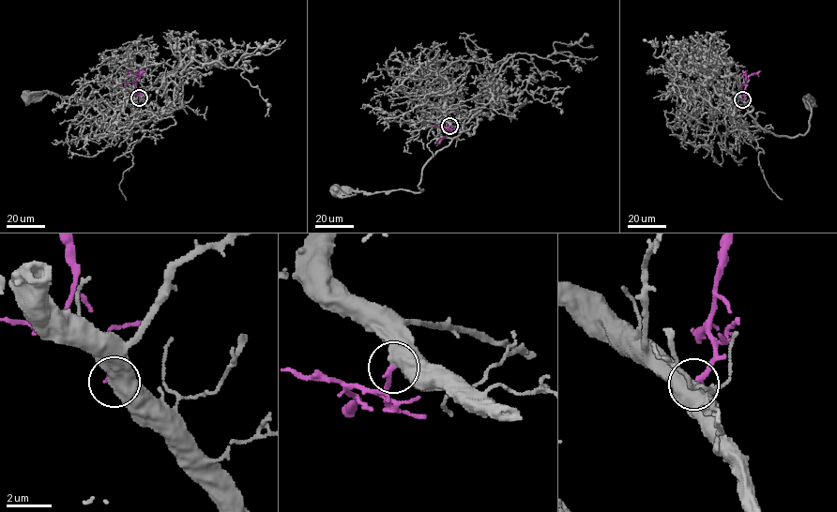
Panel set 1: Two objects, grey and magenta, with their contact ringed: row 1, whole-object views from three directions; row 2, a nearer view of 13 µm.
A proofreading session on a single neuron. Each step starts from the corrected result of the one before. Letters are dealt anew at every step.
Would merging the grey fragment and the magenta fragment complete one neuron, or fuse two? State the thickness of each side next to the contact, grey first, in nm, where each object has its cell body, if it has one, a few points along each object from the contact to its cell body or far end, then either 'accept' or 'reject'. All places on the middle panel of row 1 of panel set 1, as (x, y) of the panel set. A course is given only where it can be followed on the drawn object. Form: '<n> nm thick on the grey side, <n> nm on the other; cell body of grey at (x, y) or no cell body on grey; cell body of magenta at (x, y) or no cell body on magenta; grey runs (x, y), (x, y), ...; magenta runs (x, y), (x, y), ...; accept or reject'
700 nm thick on the grey side, 240 nm on the other; cell body of grey at (335, 190); no cell body on magenta; grey runs (449, 126), (461, 132), (426, 163), (418, 187), (423, 190), (365, 193), (334, 188); magenta runs (449, 126), (445, 129), (448, 133), (436, 145); accept

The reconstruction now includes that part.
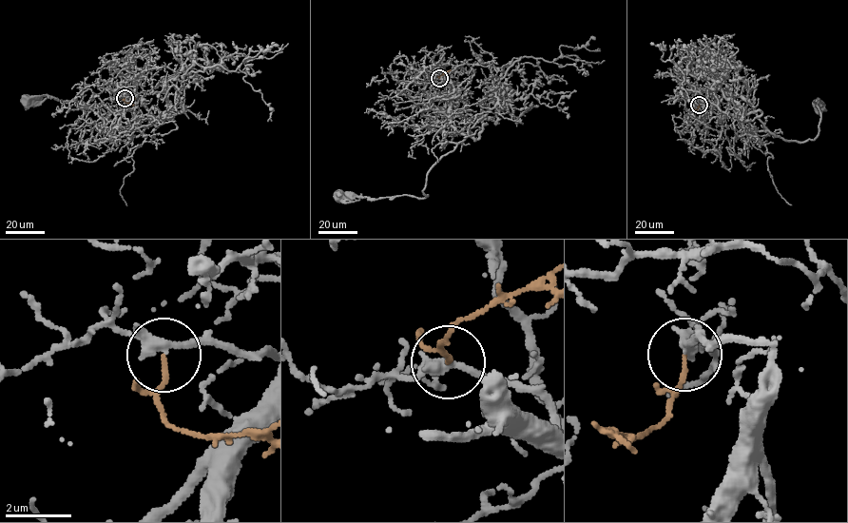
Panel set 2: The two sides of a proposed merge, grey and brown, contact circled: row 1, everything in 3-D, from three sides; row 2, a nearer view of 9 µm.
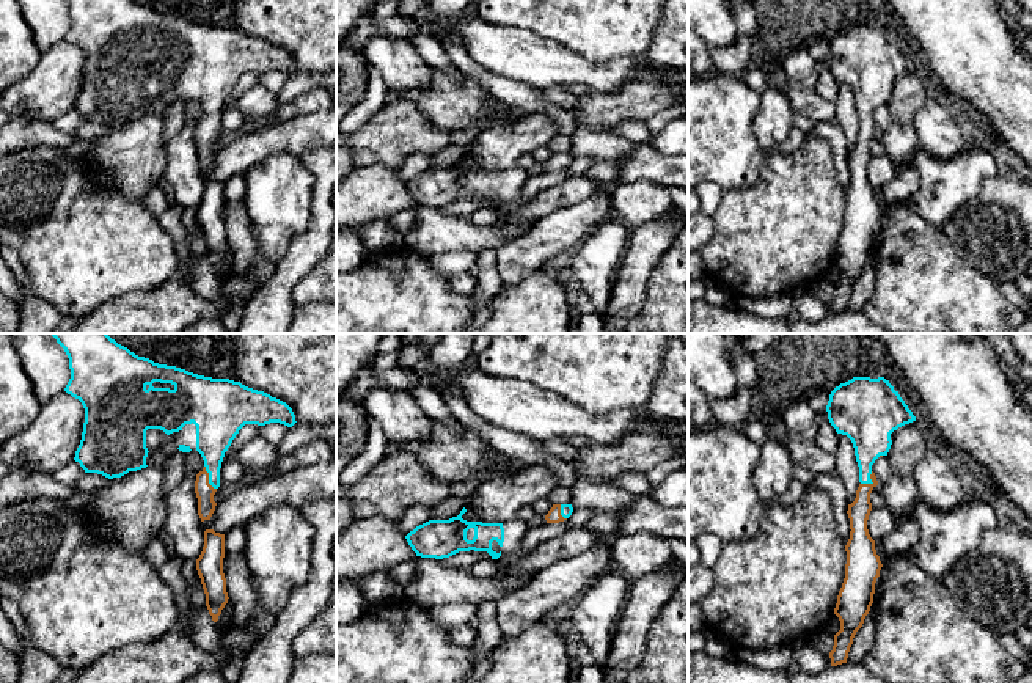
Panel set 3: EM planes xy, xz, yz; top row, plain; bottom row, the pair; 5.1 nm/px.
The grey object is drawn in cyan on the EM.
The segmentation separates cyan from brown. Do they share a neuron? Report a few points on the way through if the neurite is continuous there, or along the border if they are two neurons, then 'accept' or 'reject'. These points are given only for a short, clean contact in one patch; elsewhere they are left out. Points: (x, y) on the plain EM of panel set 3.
runs through xy (215, 79), (209, 126), (204, 140); accept

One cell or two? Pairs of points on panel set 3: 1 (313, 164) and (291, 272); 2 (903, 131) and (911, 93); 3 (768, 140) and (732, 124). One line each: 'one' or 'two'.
1: one
2: one
3: two

